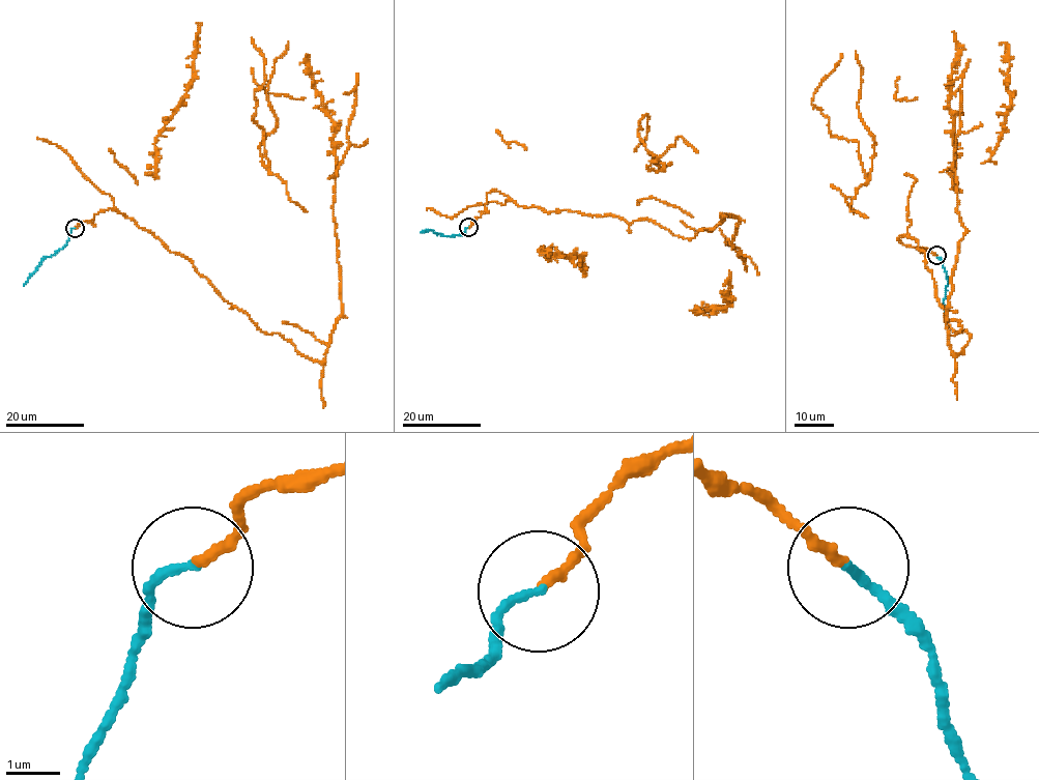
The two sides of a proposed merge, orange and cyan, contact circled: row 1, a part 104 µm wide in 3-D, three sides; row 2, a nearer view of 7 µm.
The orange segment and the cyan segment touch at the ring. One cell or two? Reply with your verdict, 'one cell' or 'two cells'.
one cell

